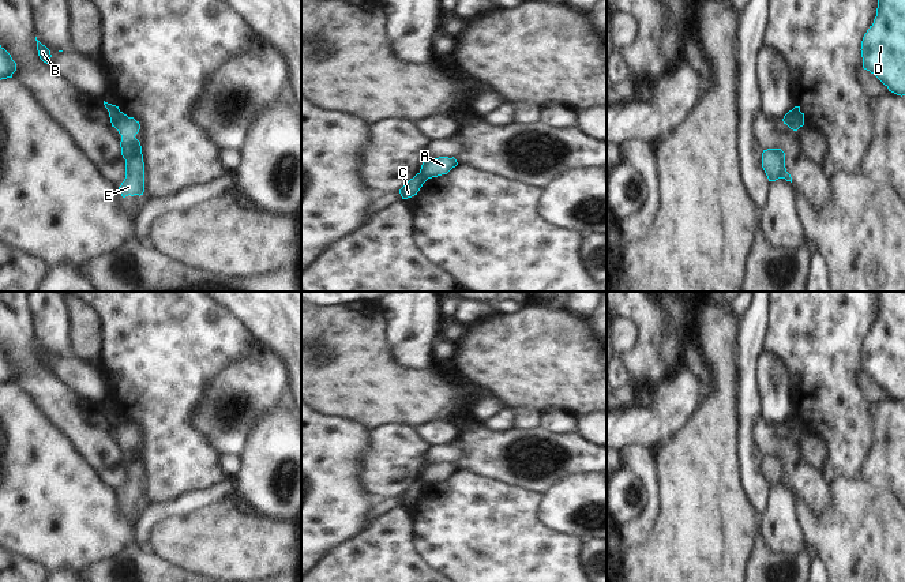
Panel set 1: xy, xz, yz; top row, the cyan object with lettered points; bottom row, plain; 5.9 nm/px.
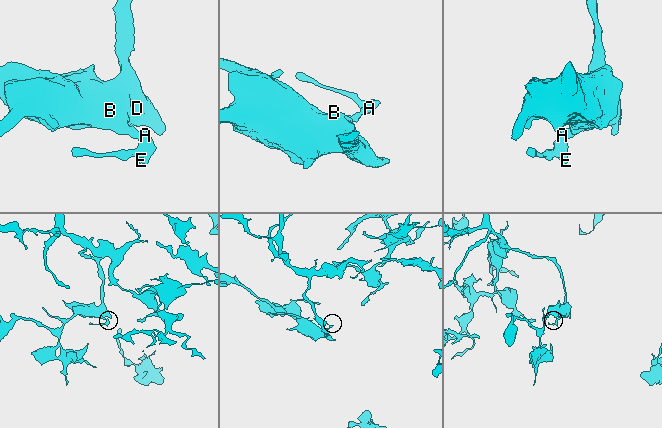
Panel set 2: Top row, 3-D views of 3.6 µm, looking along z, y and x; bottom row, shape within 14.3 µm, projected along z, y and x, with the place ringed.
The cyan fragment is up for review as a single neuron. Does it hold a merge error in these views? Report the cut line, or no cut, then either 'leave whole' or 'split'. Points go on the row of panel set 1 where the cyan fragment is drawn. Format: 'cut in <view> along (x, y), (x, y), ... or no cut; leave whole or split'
cut in yz along (792, 109), (795, 123), (799, 127); split

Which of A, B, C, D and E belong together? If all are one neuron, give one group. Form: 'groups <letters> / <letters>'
groups A E / B C D

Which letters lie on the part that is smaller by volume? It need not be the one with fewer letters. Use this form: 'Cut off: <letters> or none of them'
Cut off: A, E

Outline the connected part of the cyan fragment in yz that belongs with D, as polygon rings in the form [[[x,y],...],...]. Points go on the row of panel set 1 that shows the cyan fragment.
[[[878,0],[876,16],[861,41],[863,68],[874,74],[889,91],[905,95],[905,0]]]

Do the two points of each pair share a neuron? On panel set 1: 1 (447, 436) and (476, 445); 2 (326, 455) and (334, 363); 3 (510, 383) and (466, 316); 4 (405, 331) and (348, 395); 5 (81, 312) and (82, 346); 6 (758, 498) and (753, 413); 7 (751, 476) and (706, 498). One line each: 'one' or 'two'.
1: two
2: two
3: two
4: two
5: one
6: one
7: two

